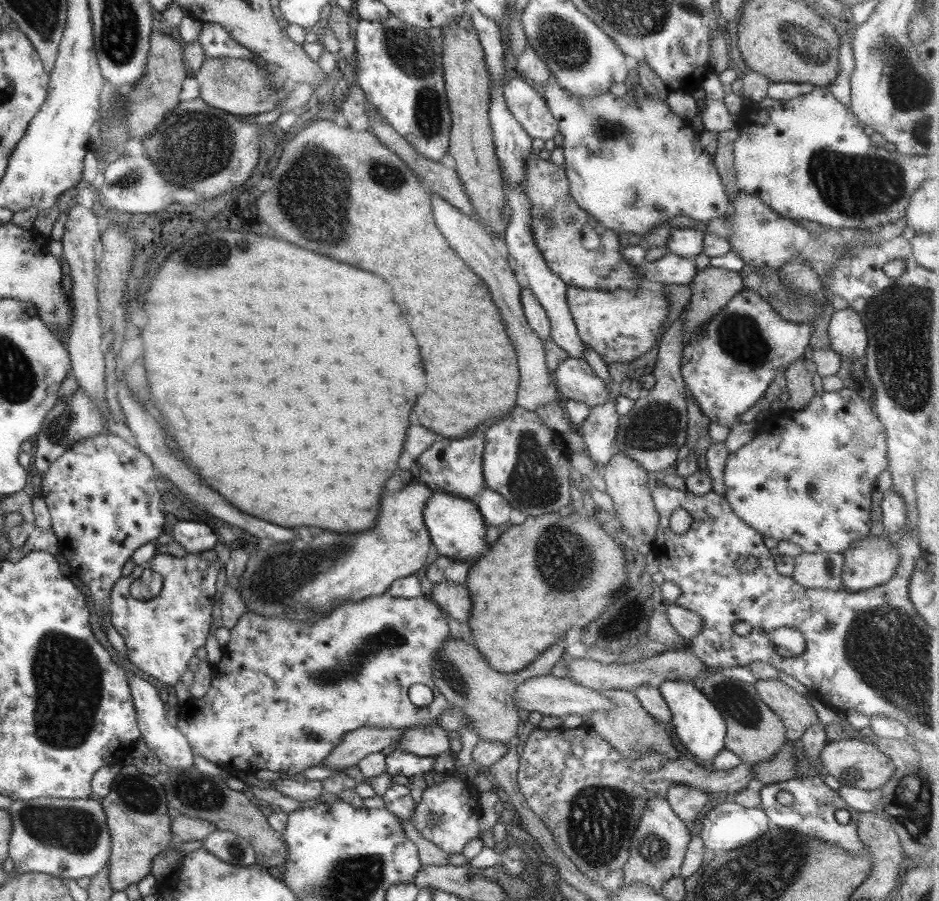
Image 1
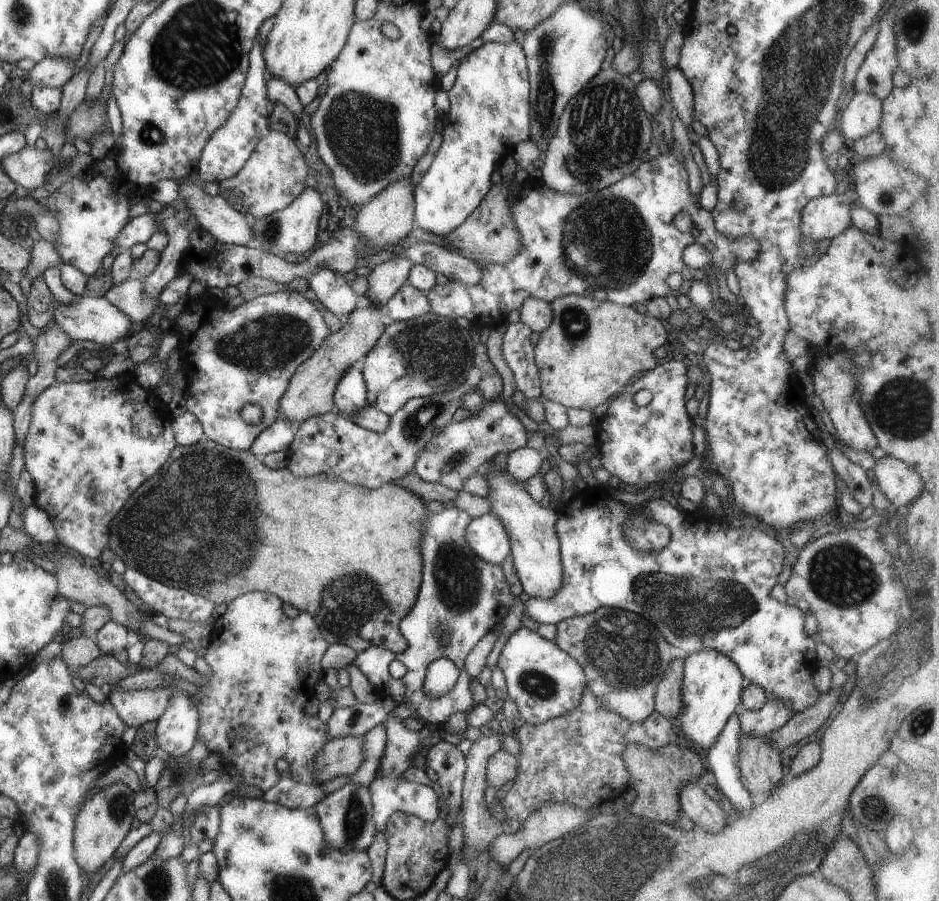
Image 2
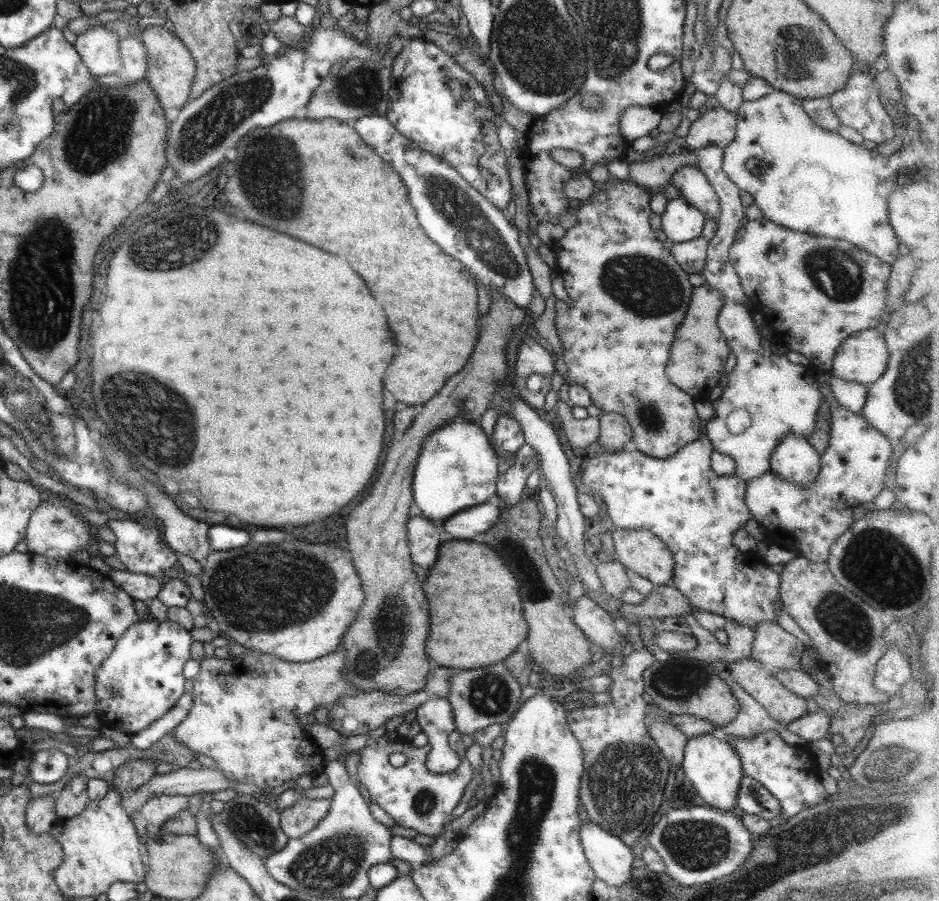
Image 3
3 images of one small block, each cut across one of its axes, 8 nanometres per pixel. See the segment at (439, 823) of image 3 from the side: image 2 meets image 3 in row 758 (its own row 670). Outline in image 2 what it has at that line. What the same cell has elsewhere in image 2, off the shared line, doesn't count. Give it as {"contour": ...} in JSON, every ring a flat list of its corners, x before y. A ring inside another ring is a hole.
{"contour":[[451,505,438,514,427,516,420,538,420,587,411,610,398,624,407,646,403,651,393,654,382,646,370,644,356,653,351,662,368,680,378,698,391,697,397,705,409,705,414,710,414,717,427,725,441,727,450,714,465,713,475,705,469,690,469,682,473,678,465,671,463,660,487,632,501,624,516,599,509,591,501,564,476,563,464,537,465,527,471,519,463,510],[444,634,447,634,448,639,442,645],[441,657,453,661,460,673,455,684,444,695,427,694,423,689,427,665],[393,659,399,660,406,668,401,678,393,679,387,671]]}

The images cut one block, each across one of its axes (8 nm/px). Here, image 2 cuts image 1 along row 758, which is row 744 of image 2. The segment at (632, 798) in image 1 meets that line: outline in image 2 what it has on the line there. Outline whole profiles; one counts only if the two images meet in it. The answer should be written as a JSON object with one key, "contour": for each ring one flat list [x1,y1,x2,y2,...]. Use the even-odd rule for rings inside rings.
{"contour":[[586,688,579,704,565,714,538,725,521,723,516,731,519,743,516,780,501,798,507,818,522,823,531,811,545,802,593,808,621,796,630,782,622,759,626,745,641,745,651,750,670,744,693,747,679,732,675,719,653,711,640,723,632,723,600,706,594,694]]}

